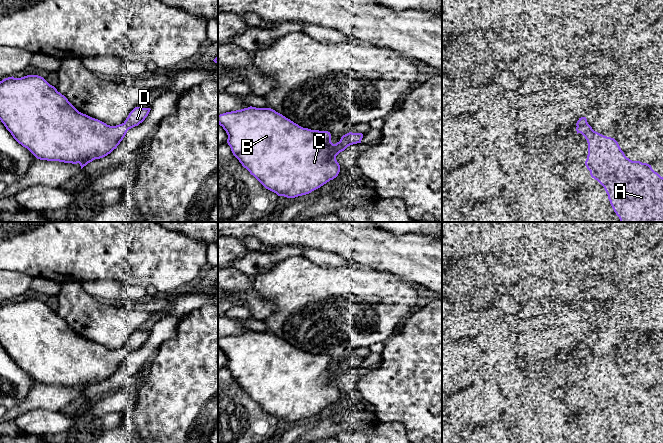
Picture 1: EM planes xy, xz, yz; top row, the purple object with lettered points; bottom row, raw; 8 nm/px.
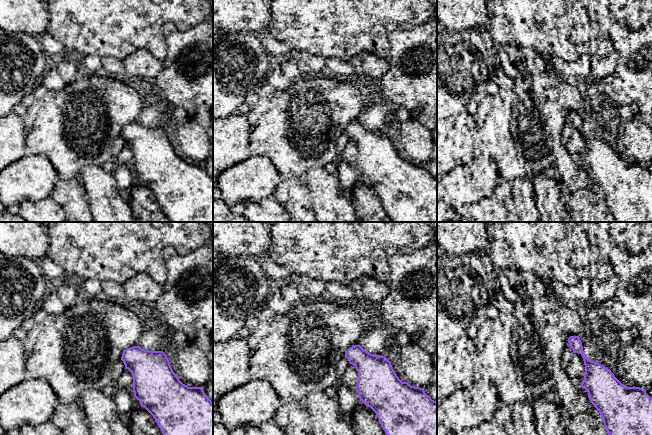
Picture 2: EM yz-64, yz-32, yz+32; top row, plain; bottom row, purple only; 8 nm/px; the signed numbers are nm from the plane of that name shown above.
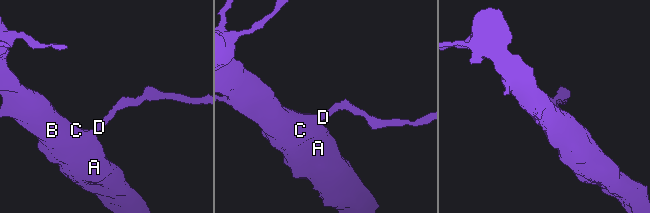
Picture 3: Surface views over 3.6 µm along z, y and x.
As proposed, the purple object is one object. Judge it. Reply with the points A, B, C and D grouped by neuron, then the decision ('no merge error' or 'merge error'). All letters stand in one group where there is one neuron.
A B C D | no merge error

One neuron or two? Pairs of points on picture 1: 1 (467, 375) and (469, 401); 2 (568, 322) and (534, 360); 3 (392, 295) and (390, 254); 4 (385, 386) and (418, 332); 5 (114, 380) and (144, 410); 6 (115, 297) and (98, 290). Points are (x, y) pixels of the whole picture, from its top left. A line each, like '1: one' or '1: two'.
1: two
2: one
3: two
4: one
5: two
6: one

